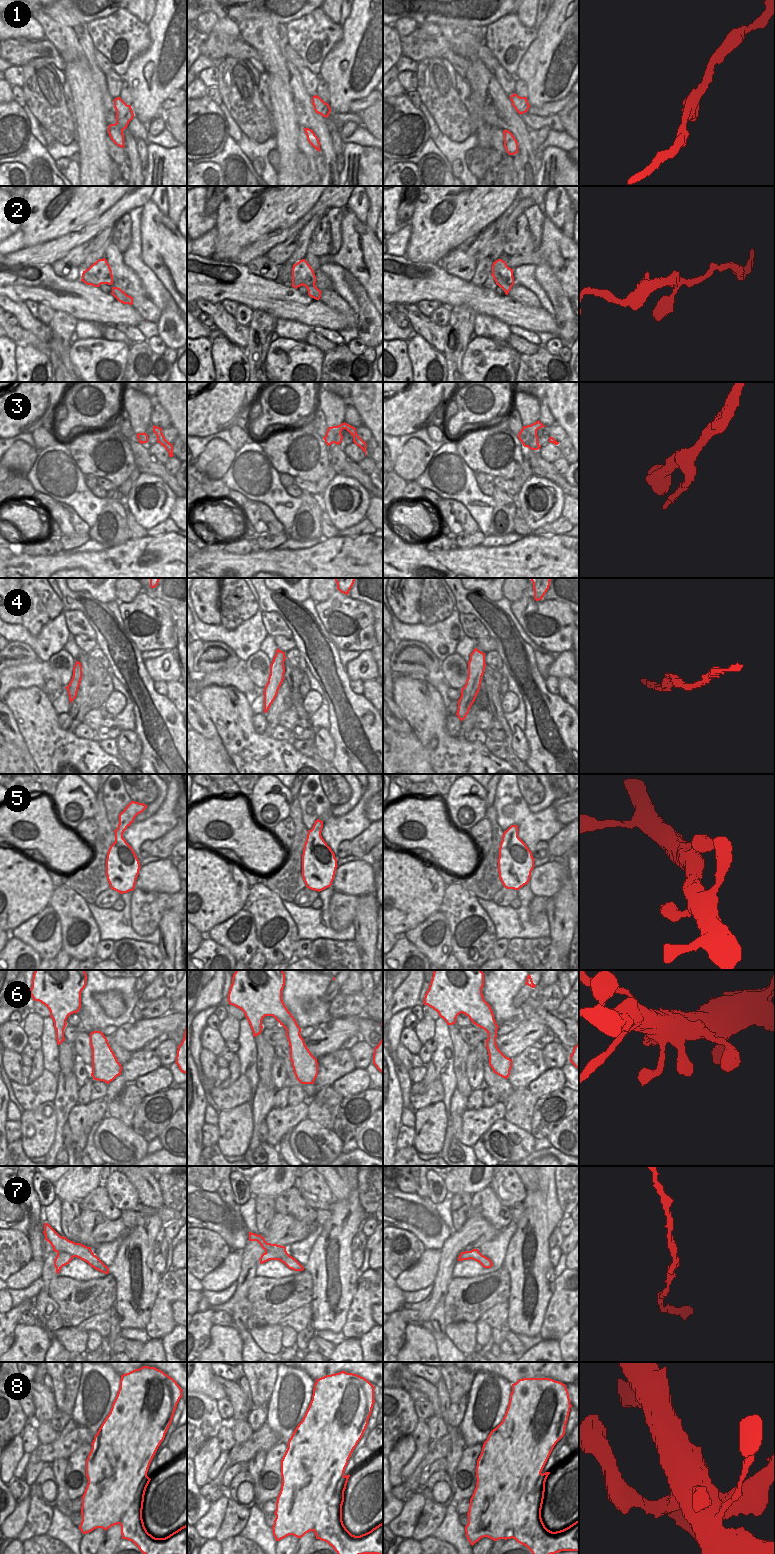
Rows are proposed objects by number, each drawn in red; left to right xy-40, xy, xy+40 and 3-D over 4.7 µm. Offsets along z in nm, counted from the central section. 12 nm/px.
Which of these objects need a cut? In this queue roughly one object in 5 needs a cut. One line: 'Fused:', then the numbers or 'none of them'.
Fused: 2, 8

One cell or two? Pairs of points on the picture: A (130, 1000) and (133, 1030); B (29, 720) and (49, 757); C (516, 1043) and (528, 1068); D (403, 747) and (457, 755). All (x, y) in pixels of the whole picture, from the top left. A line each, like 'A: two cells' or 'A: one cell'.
A: two cells
B: one cell
C: two cells
D: two cells

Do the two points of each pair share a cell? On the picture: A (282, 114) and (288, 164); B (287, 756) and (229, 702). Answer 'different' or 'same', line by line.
A: same
B: same

